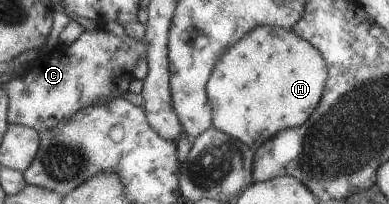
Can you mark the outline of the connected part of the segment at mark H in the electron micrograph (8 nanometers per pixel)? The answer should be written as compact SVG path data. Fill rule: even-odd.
M257 26L223 52L207 81L213 127L256 151L279 131L308 119L328 78L327 61L310 42L280 26Z

